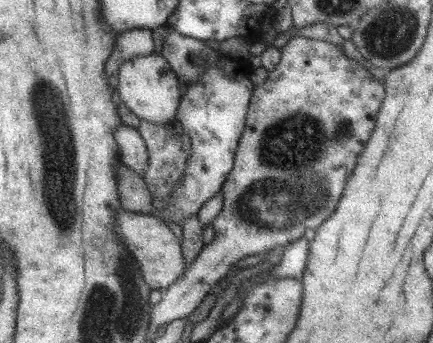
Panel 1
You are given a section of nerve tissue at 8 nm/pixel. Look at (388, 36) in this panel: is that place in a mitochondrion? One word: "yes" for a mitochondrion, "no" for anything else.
yes

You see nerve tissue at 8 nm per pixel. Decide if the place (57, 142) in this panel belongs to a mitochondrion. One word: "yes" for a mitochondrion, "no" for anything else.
yes

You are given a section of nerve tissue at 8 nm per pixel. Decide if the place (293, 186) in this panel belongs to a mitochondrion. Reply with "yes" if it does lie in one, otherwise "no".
yes

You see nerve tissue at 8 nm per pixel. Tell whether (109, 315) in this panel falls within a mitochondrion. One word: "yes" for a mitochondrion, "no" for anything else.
yes

